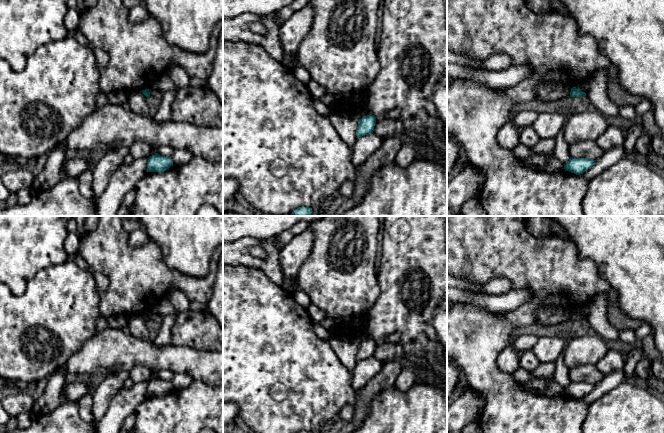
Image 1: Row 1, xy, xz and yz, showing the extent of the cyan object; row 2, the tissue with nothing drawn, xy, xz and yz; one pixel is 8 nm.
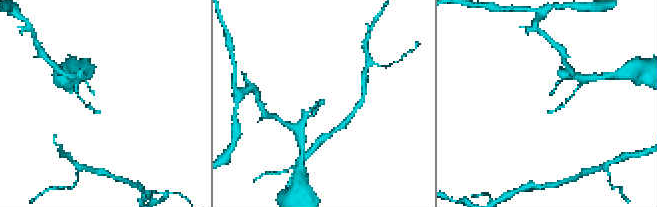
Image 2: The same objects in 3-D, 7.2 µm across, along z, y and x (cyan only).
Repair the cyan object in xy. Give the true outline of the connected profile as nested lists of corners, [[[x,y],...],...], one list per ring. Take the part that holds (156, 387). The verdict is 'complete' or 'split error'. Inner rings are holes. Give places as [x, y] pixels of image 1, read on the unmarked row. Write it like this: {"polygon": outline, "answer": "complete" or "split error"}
{"polygon": [[[155,377],[150,380],[147,387],[147,396],[164,396],[173,390],[173,385],[171,381],[165,381]]], "answer": "complete"}

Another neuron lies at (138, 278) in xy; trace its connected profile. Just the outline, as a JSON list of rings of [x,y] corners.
[[[99,216],[97,227],[81,237],[78,252],[87,262],[90,271],[97,276],[106,277],[109,281],[99,304],[102,316],[124,315],[130,318],[150,313],[158,301],[172,291],[185,294],[189,301],[207,304],[211,299],[223,247],[214,251],[208,274],[205,277],[193,277],[169,268],[155,242],[149,241],[141,247],[131,247],[128,240],[129,233],[124,229],[122,216]]]

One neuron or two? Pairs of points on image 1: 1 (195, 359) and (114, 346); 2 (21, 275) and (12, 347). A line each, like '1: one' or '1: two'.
1: one
2: two

